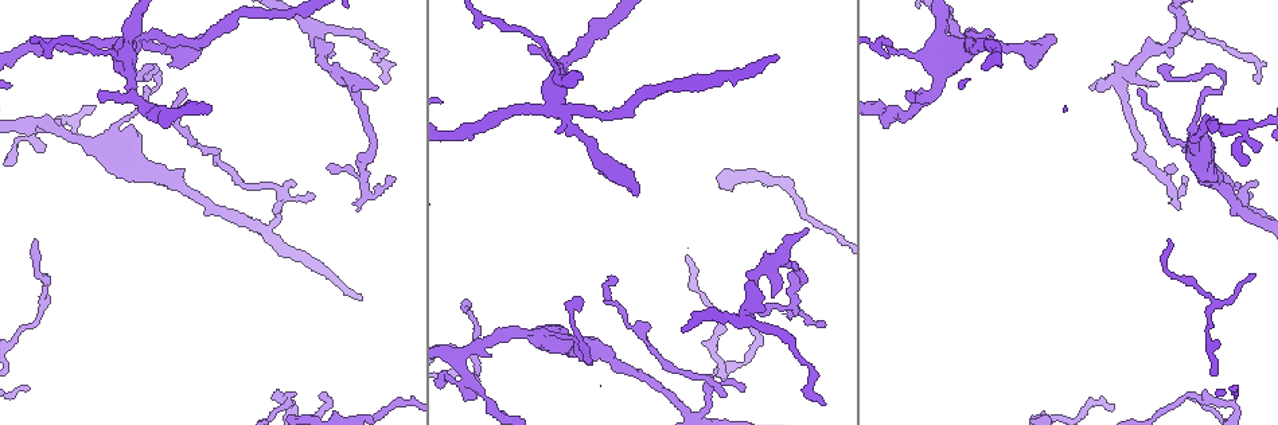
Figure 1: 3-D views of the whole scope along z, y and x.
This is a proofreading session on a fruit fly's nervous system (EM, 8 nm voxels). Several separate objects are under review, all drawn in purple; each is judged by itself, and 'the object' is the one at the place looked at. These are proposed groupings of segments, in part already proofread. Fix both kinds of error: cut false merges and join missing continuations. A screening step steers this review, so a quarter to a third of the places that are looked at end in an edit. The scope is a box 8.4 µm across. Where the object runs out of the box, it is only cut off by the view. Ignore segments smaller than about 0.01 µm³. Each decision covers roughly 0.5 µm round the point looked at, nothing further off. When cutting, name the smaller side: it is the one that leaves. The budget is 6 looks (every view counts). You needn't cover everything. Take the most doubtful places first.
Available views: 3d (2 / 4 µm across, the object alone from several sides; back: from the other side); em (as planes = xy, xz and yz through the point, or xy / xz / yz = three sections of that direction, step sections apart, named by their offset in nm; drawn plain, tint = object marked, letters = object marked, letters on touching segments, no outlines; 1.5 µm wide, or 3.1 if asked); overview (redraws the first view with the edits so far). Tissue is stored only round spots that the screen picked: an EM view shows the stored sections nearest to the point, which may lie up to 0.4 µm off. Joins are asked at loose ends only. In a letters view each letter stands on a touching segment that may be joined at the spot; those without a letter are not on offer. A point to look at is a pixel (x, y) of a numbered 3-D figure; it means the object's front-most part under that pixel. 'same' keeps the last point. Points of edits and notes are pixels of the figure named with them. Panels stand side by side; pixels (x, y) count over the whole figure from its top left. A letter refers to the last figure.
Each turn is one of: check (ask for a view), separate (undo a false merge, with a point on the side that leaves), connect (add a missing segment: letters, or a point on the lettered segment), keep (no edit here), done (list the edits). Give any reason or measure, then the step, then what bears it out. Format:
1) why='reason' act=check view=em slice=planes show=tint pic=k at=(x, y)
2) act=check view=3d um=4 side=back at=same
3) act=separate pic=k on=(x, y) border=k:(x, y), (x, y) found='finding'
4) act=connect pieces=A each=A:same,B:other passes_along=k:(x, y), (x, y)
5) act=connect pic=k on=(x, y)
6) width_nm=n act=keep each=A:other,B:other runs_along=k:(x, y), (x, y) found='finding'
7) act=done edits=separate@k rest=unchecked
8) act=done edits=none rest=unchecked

why='sharp bend' act=check view=3d um=2 pic=1 at=(559, 108)

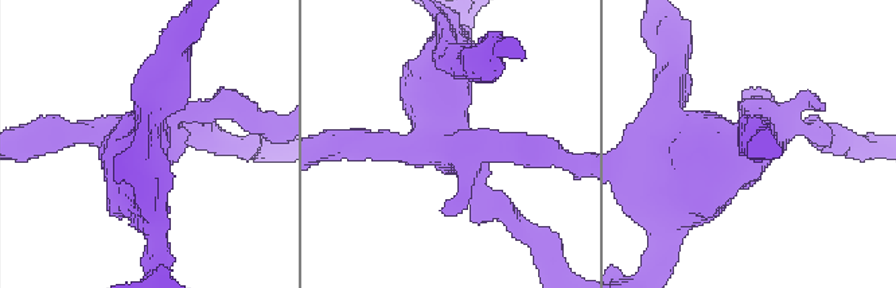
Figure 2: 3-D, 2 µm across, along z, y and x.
why='now the EM' act=check view=em slice=planes show=tint pic=2 at=(442, 148)

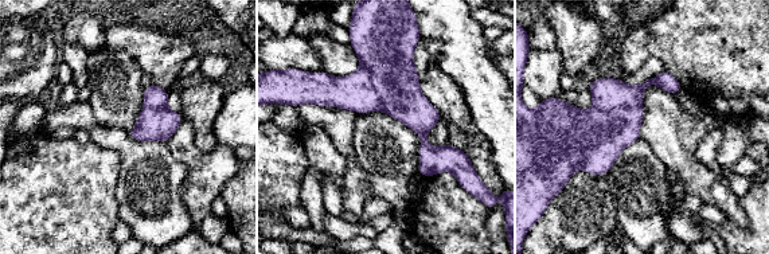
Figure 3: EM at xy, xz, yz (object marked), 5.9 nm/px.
act=check view=em slice=planes show=letters at=same

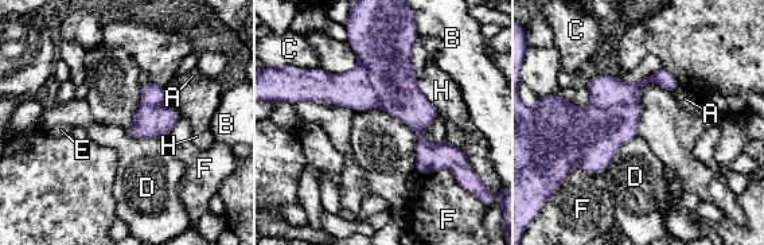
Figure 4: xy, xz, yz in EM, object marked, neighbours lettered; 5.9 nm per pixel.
width_nm=20 act=separate pic=4 on=(353, 89) each=A:other,B:other,C:other,D:other,E:other,F:other,H:other border=4:(358, 63), (367, 72), (378, 107) found='two neurons meet here'

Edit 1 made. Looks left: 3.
why='an open end' act=check view=em slice=yz step=8 show=letters pic=1 at=(1054, 41)

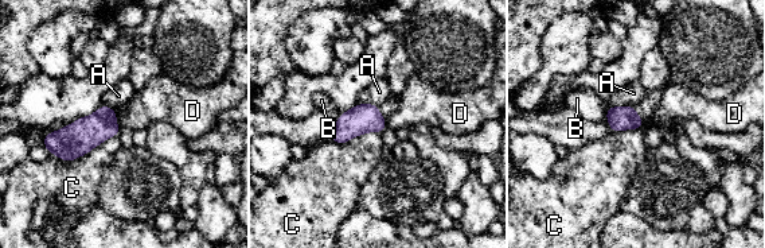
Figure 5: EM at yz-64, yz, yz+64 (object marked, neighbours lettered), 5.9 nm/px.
act=check view=em slice=planes show=letters at=same

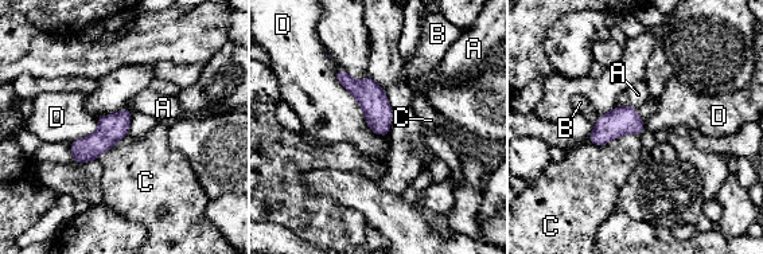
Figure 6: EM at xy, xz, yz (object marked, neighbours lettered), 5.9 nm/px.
act=keep each=A:other,B:other,C:other,D:other border=6:(638, 135), (588, 143) found='none of them fits'

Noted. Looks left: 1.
act=done edits=separate@4 rest=unchecked

